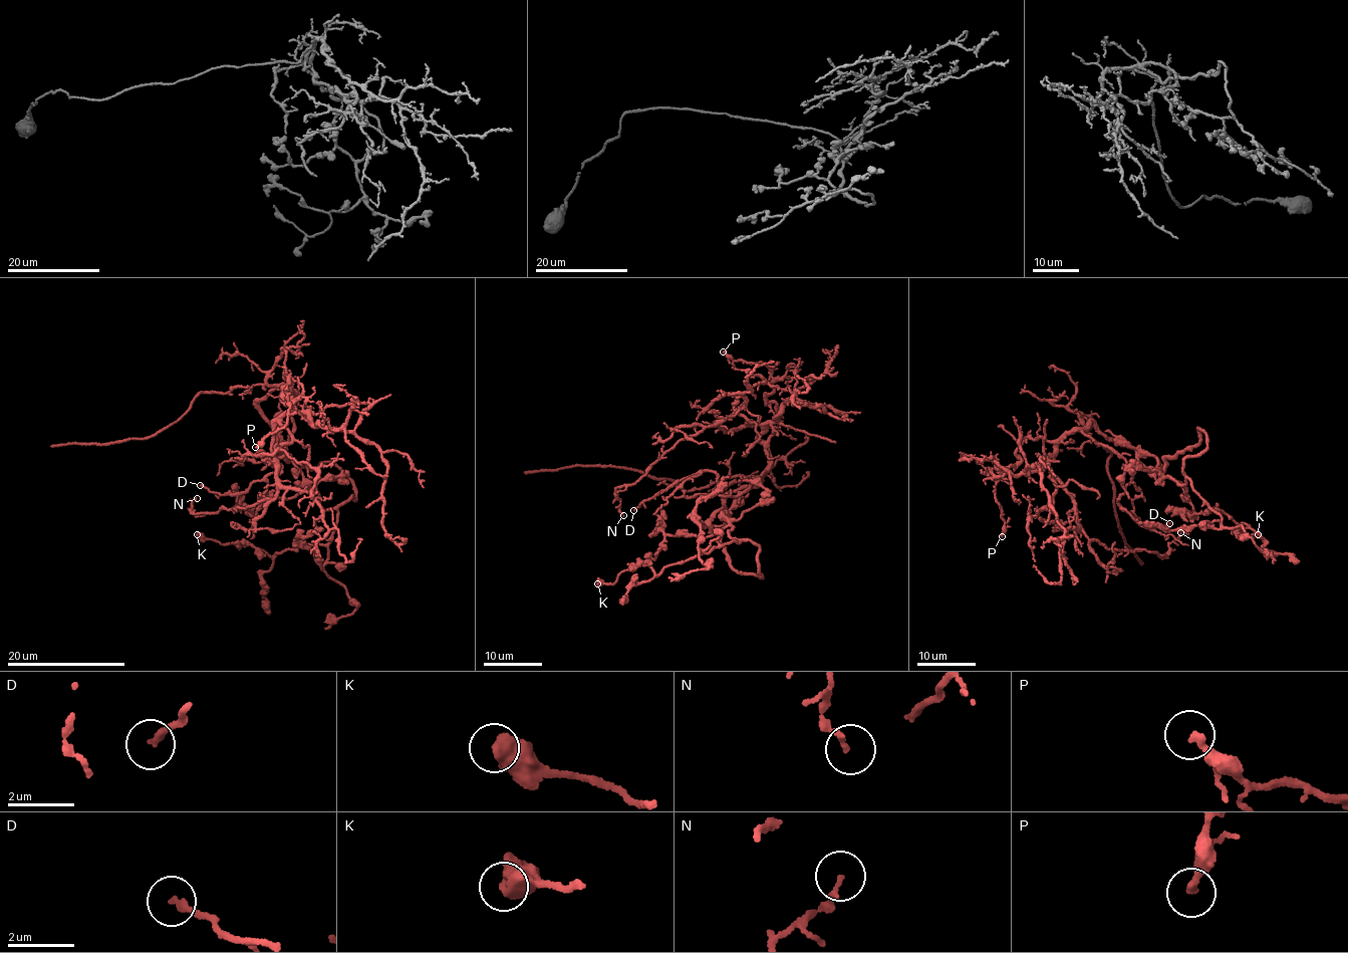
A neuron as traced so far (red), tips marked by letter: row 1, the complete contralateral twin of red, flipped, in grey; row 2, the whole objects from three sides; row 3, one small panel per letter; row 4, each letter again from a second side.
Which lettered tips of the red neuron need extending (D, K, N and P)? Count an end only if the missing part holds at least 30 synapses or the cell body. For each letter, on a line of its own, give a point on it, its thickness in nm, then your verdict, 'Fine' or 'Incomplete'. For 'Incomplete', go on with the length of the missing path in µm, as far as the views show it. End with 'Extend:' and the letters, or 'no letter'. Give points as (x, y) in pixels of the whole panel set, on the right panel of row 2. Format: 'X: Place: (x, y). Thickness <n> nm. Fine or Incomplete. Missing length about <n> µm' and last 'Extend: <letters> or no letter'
D: Place: (1169, 523). Thickness 200 nm. Fine
K: Place: (1258, 534). Thickness 750 nm. Fine
N: Place: (1180, 532). Thickness 130 nm. Fine
P: Place: (1002, 536). Thickness 320 nm. Fine
Extend: no letter

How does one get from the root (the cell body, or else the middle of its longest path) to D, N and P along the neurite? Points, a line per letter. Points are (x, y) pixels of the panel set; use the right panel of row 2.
D: (1107, 437), (1092, 422), (1082, 430), (1126, 461), (1133, 477), (1117, 502), (1145, 523), (1160, 528), (1169, 523)
N: (1107, 437), (1092, 422), (1068, 433), (1048, 459), (1079, 528), (1108, 549), (1161, 557), (1180, 532)
P: (1107, 437), (1092, 422), (1050, 441), (1024, 439), (1016, 452), (1019, 462), (995, 487), (1005, 525), (1002, 536)

